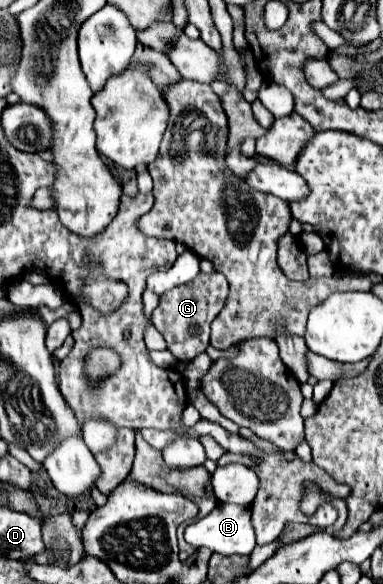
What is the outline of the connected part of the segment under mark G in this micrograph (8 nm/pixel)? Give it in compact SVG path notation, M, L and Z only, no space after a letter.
M219 272L211 274L199 274L195 280L175 286L169 292L161 294L159 306L153 310L151 322L153 326L163 334L169 352L181 360L181 362L191 362L197 354L205 352L209 346L209 330L211 322L219 316L219 310L223 310L225 300L227 300L227 280Z

